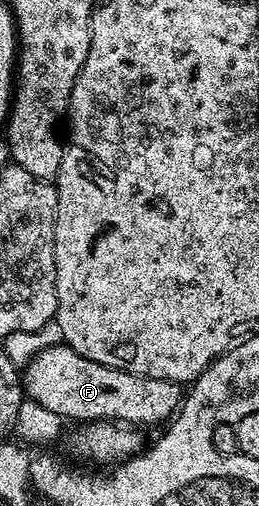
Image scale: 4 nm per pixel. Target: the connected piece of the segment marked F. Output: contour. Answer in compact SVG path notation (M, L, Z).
M63 343L46 347L37 357L33 357L23 366L22 389L27 400L42 403L42 407L54 411L54 415L62 419L68 420L69 417L72 423L115 421L129 427L145 427L144 425L156 425L159 421L167 422L182 405L182 389L177 382L138 377L135 373L111 369L102 363L94 363L94 359L78 355L78 351Z

